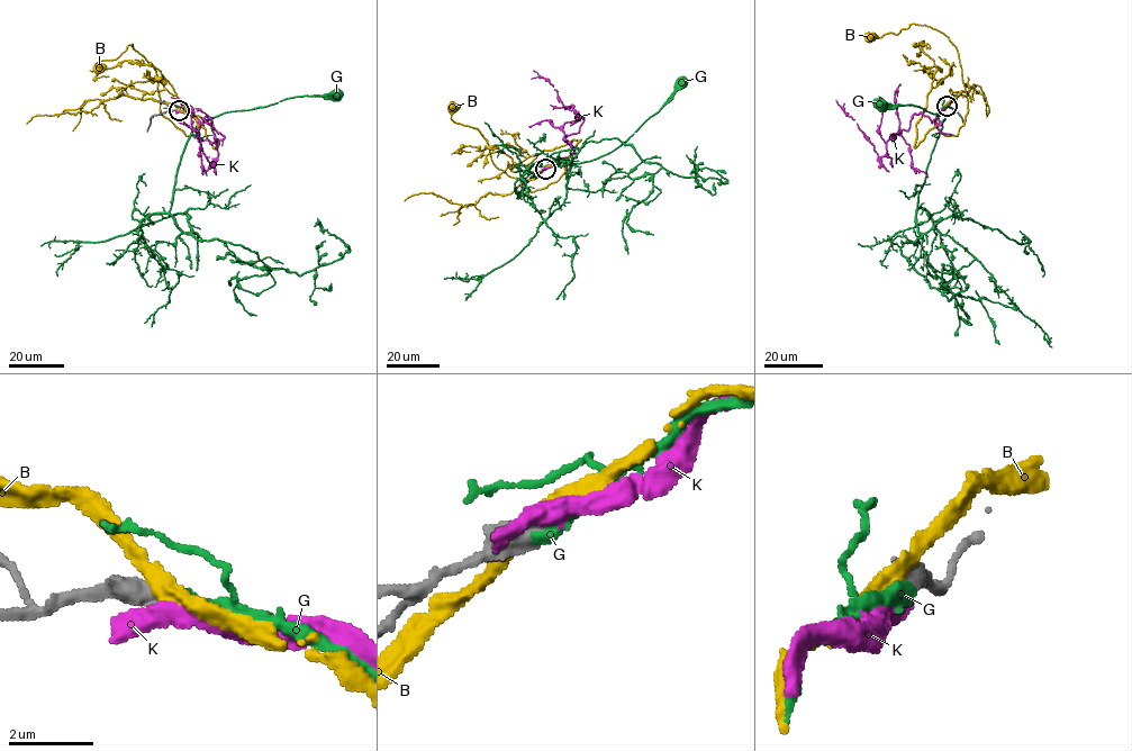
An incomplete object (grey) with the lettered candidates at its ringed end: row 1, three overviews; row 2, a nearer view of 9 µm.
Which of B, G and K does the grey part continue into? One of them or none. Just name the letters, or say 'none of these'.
G

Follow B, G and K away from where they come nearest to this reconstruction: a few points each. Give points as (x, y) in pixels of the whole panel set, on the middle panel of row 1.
B: (544, 169), (562, 159), (564, 173), (557, 180), (530, 190), (496, 166), (477, 129), (455, 123), (453, 107)
G: (544, 169), (559, 160), (577, 163), (609, 153), (655, 114), (681, 83)
K: (544, 169), (574, 153), (563, 138), (579, 130), (583, 118), (533, 71)

